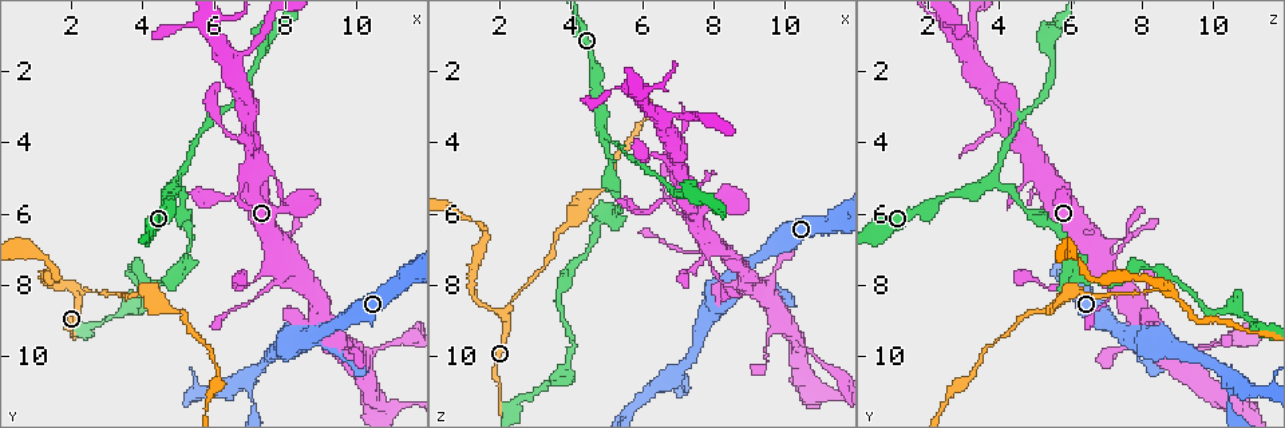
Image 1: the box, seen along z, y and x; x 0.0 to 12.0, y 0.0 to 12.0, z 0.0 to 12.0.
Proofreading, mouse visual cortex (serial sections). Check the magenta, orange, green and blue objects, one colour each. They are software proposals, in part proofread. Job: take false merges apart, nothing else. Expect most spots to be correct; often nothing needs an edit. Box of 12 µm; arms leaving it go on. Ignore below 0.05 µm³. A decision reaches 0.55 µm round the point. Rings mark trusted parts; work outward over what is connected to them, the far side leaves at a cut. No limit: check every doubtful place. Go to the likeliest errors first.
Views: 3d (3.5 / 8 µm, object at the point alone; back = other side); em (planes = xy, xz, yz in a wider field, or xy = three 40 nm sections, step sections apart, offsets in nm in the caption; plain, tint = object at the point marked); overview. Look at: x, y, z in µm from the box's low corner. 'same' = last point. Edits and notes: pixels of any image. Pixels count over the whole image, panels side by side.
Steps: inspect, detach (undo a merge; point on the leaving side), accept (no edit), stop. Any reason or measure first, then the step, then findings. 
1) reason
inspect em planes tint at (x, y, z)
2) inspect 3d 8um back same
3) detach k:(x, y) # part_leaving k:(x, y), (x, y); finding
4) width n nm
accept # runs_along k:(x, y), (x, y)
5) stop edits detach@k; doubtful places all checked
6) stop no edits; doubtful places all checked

three arms meet
inspect 3d 3.5um at (2.2, 8.2, 8.9)

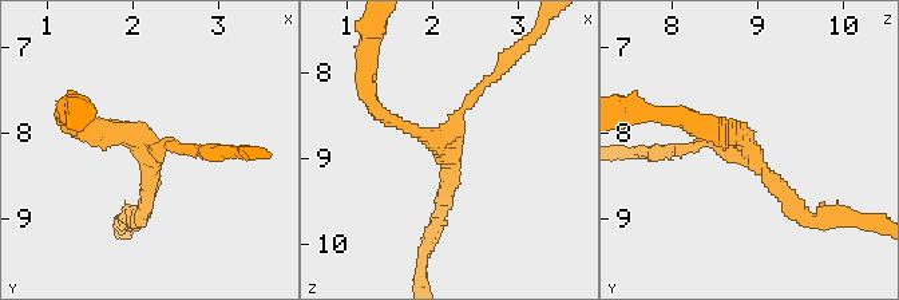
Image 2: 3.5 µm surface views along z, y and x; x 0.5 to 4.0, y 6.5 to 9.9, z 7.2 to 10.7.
arms 3; arm_widths 100, 200, 200 nm
inspect em xy step 3 tint at (2.10, 8.15, 8.85)

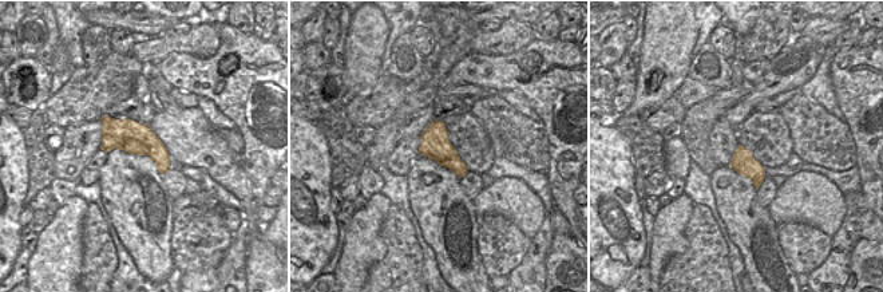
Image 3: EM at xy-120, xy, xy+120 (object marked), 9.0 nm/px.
accept # runs_along 2:(800, 214), (745, 143), (677, 147); one cell here

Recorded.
three-way junction
inspect 3d 3.5um at (4.9, 5.3, 3.7)

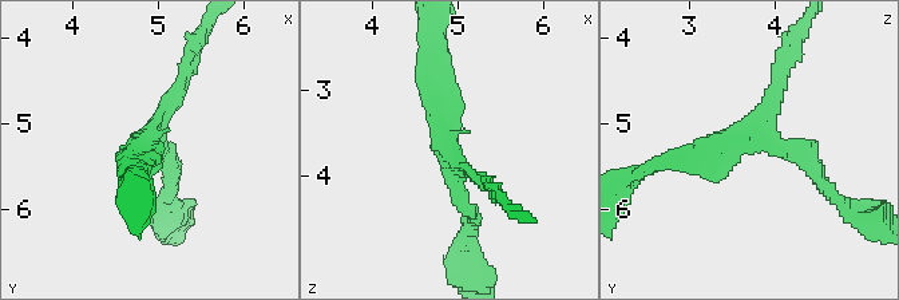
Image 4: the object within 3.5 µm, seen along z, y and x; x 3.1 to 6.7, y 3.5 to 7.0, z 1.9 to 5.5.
arms 3; arm_widths 150, 200, 300 nm; shape alone is not enough
inspect em xy step 5 tint at (4.85, 5.20, 3.65)

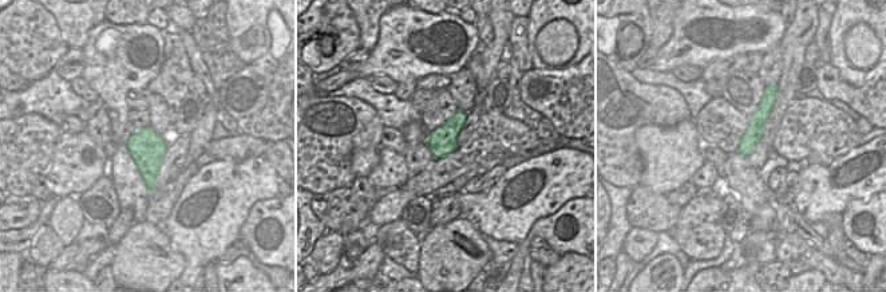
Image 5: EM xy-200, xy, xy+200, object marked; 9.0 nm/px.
accept # runs_along 4:(426, 67), (447, 170), (471, 214); continuous, no second cell

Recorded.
abrupt turn
inspect 3d 3.5um at (4.8, 7.8, 6.2)

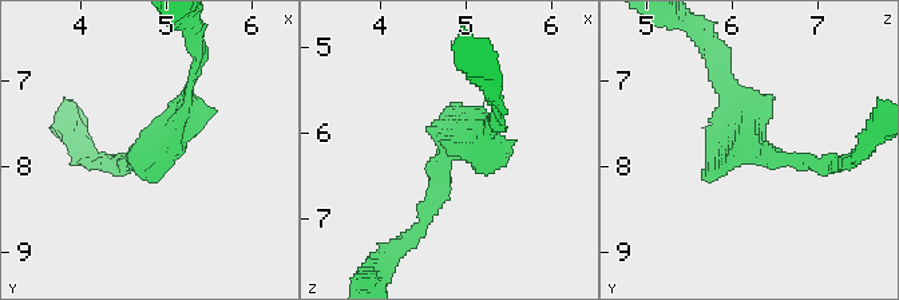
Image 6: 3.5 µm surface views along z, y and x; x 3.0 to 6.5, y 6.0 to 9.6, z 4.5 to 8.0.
inspect em xy step 3 tint at (4.75, 7.85, 6.25)

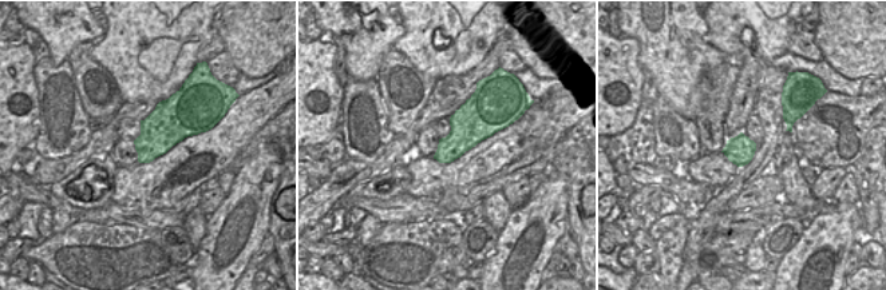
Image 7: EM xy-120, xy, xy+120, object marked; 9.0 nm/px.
width 280 nm
accept # runs_along 6:(723, 87), (747, 150), (830, 162); one cell here

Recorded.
stop no edits; doubtful places all checked

